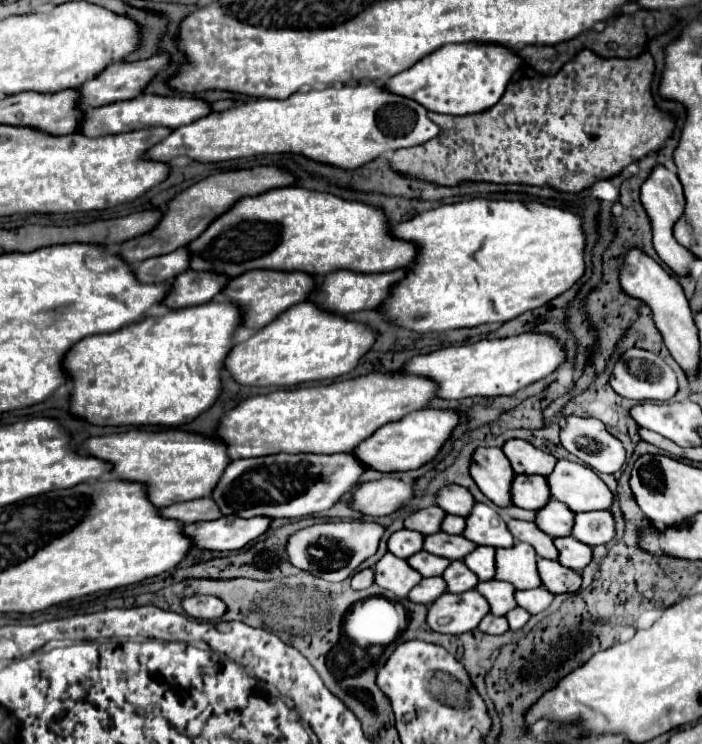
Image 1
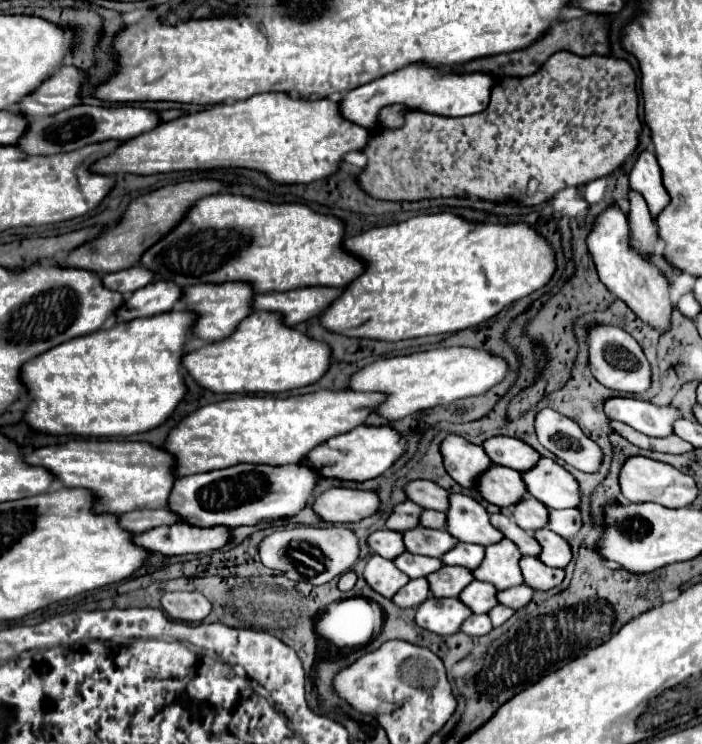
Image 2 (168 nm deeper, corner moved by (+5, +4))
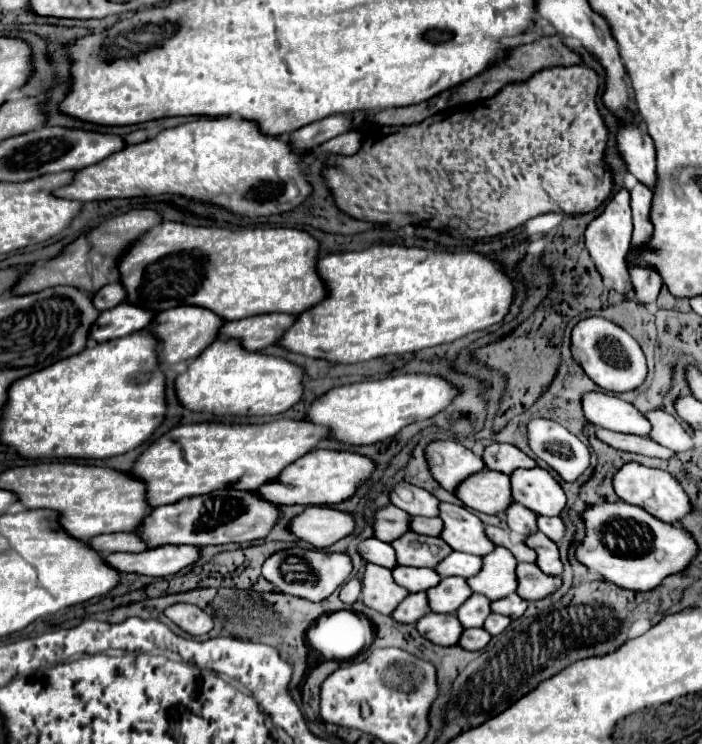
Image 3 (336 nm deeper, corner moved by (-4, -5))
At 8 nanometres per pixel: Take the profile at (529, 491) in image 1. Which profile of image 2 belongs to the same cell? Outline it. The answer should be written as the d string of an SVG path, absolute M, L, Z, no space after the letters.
M491 465L483 479L477 483L477 489L481 491L483 499L499 507L517 505L527 495L521 473L501 465Z

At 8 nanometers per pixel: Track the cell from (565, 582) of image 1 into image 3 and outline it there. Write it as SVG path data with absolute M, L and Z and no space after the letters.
M518 564L516 578L518 578L516 594L522 596L524 600L542 600L550 596L554 590L558 590L562 584L560 578L542 574L542 570L538 570L536 564Z

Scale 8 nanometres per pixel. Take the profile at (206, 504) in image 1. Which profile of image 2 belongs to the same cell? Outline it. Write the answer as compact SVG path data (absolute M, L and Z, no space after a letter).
M163 507L163 509L139 509L139 511L129 511L125 515L119 517L121 521L121 527L129 529L131 533L145 533L153 527L159 527L159 525L173 525L173 523L179 523L181 517Z

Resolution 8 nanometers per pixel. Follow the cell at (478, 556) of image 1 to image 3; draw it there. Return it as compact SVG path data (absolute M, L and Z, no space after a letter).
M452 552L442 562L438 562L434 570L438 570L438 574L442 578L458 574L458 572L462 572L458 576L470 578L470 576L478 574L478 568L482 568L482 558L480 556L472 556L472 554L464 554L464 552Z

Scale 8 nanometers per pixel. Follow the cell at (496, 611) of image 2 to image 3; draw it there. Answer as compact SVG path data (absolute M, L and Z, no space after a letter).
M490 614L490 616L486 618L486 622L484 622L482 628L484 628L490 636L496 636L496 634L500 634L508 624L510 624L510 618L506 618L506 616L502 616L502 614Z

